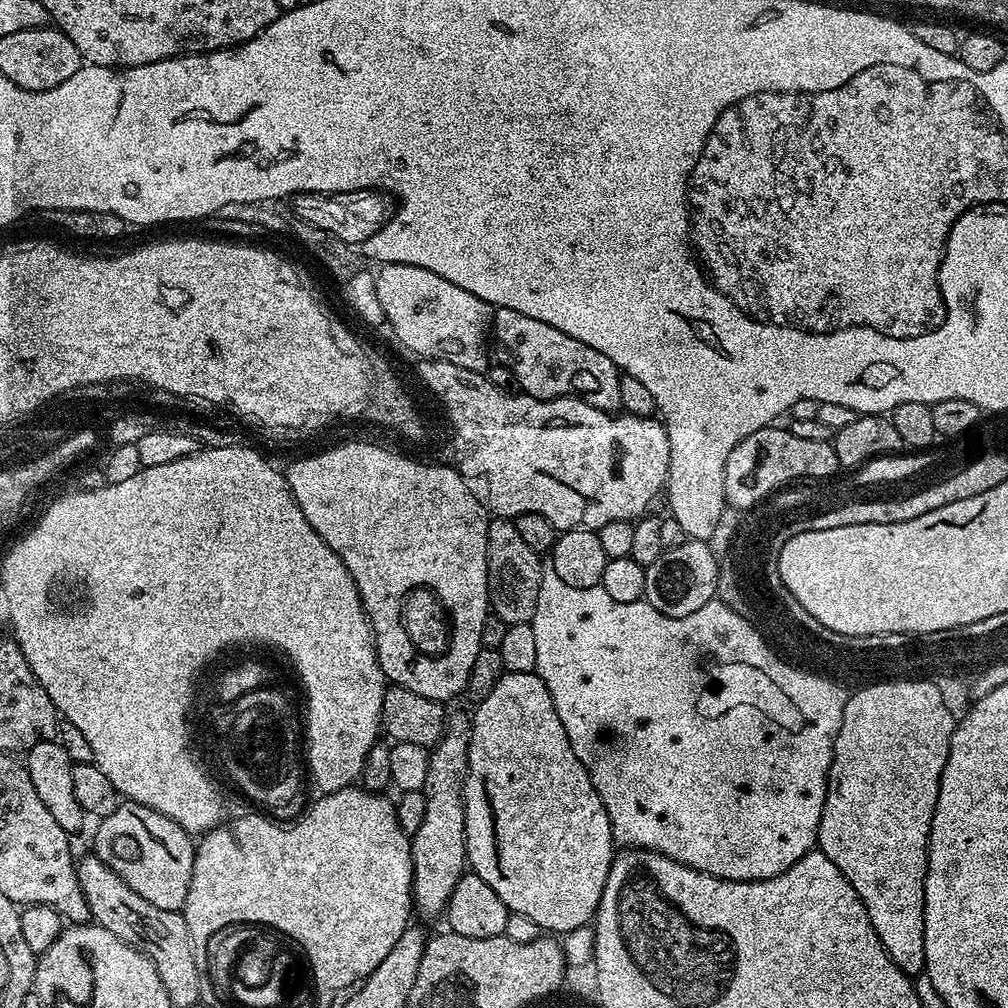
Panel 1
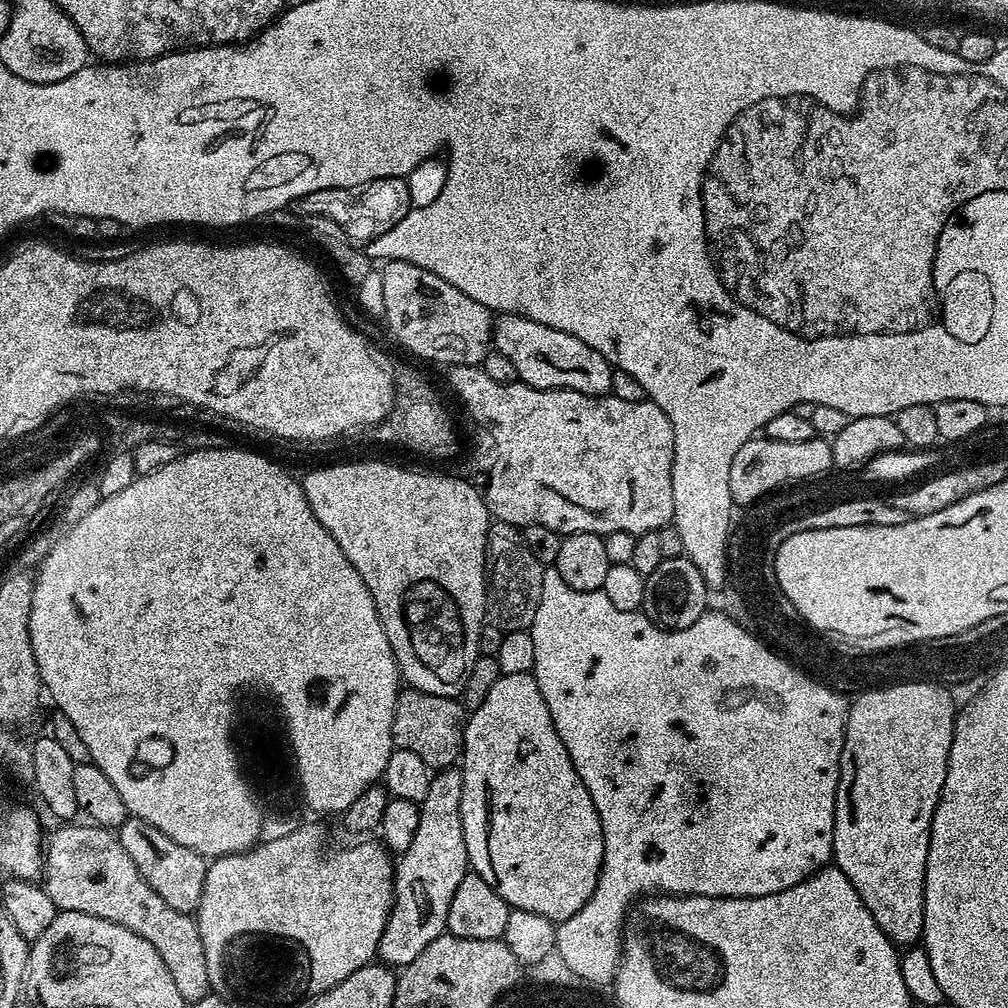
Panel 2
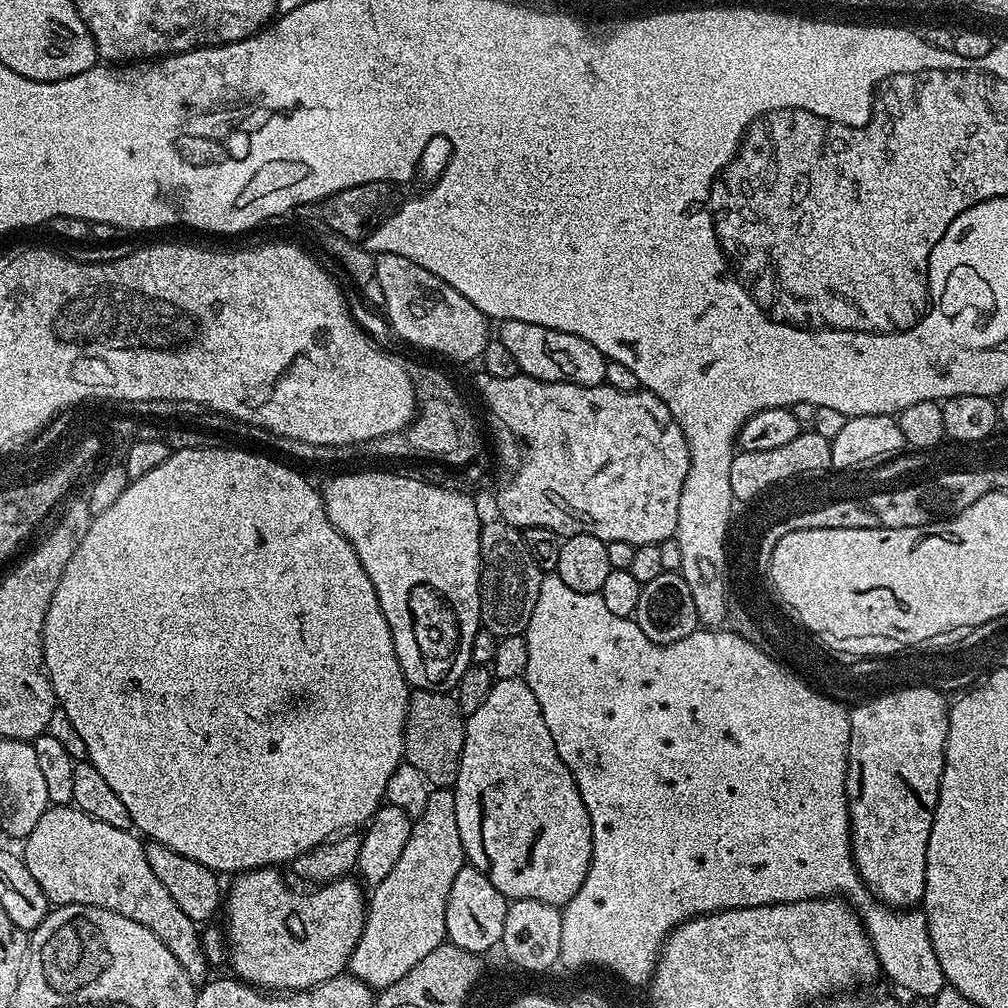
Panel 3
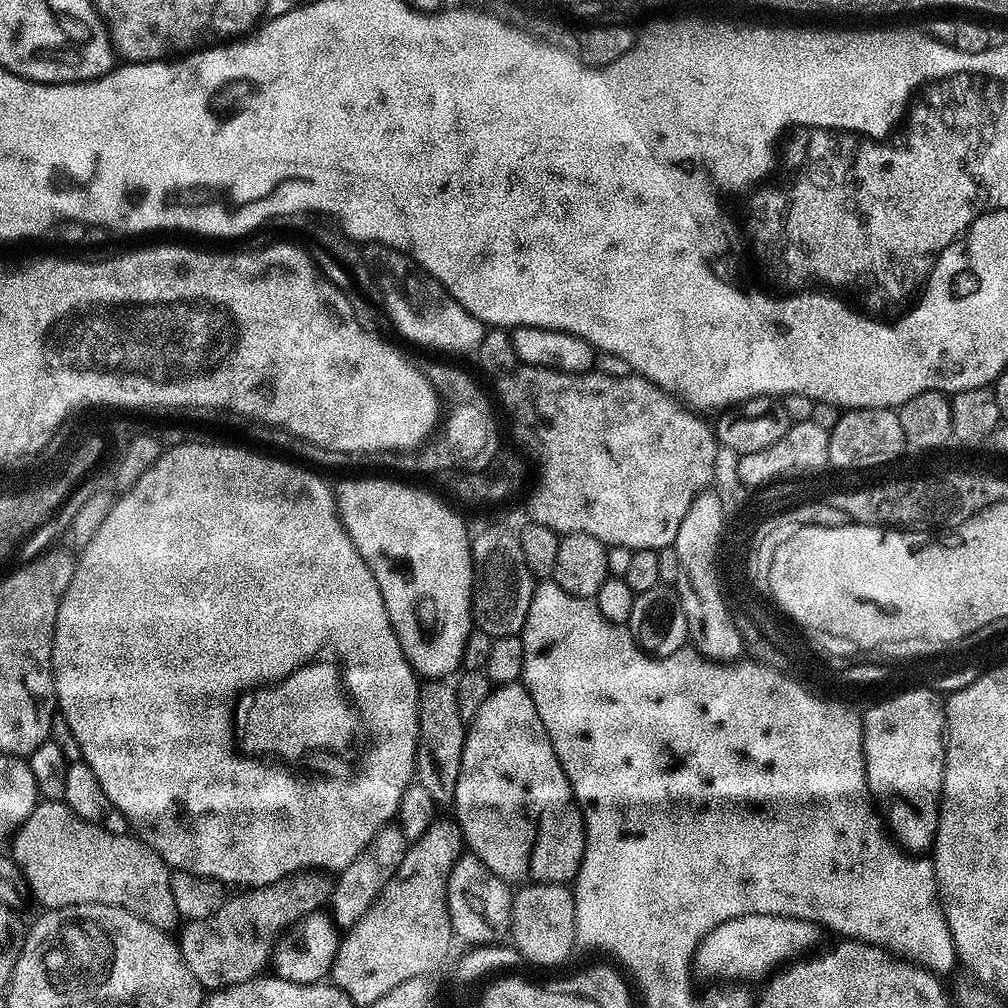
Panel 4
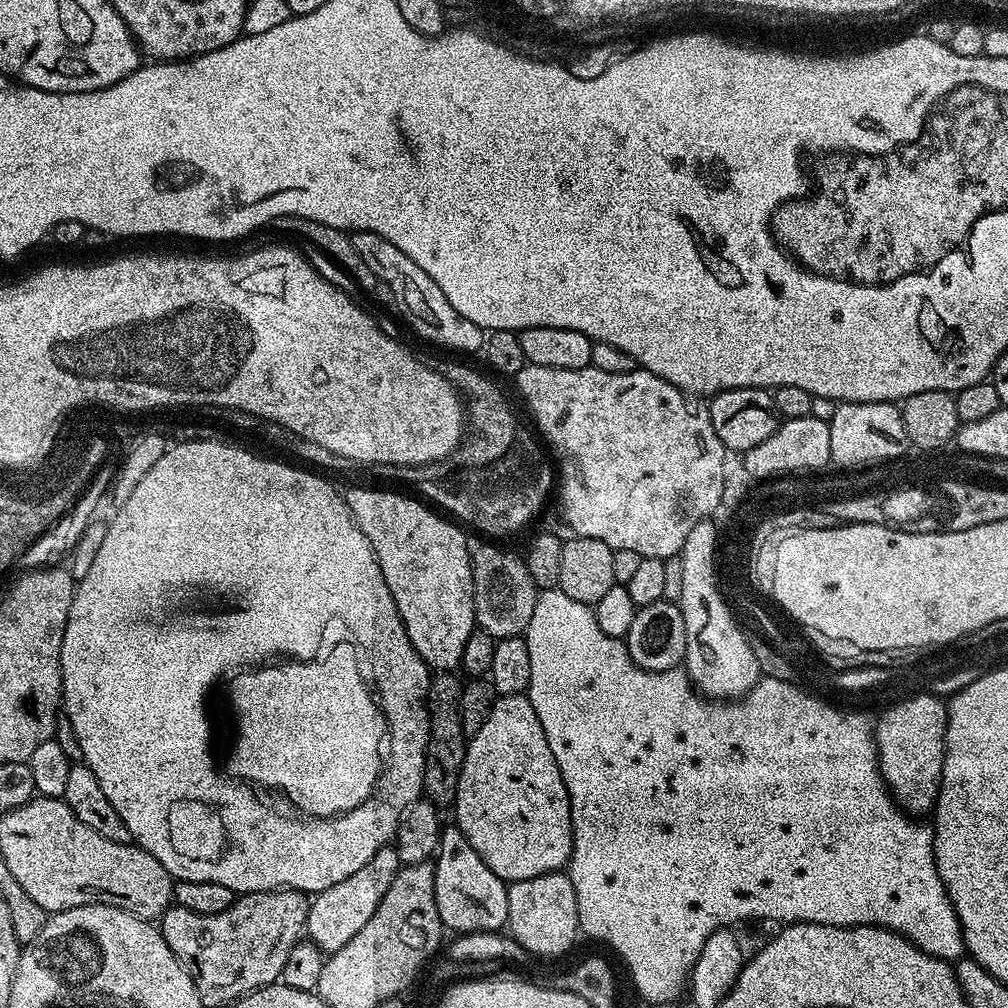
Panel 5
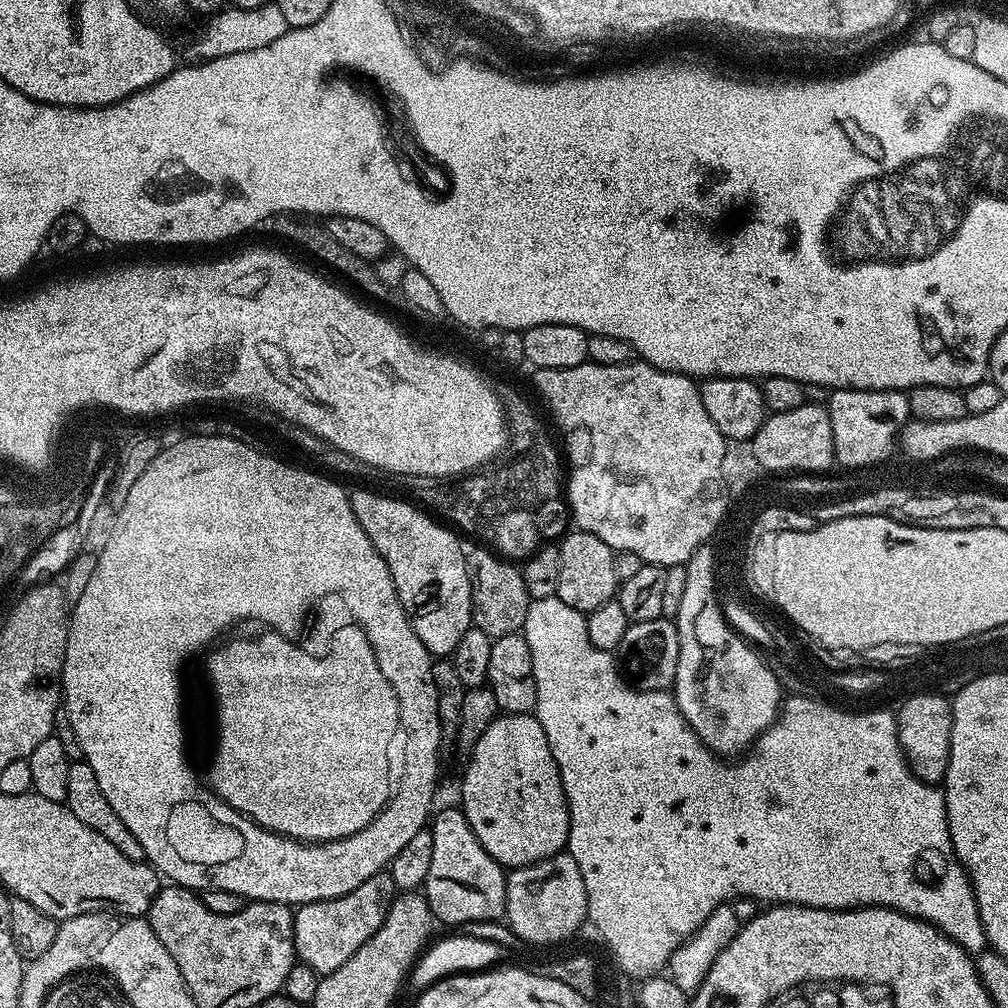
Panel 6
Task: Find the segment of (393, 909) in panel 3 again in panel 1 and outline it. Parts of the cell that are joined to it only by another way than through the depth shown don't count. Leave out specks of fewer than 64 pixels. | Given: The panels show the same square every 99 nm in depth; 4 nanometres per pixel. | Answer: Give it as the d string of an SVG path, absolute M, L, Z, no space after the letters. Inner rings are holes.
M449 715L444 737L428 753L430 770L426 770L423 794L426 814L422 826L411 833L412 842L412 902L415 911L424 916L443 913L448 899L466 872L468 851L464 841L466 814L464 813L464 787L468 777L468 738L470 720L465 716Z

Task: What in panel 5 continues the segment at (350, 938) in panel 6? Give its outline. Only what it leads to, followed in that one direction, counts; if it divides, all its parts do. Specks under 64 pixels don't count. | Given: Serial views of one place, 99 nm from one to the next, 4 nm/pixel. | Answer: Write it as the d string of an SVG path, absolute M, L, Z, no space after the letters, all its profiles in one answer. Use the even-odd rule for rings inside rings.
M395 847L380 848L378 854L374 854L366 866L350 874L350 878L315 893L308 905L307 939L325 954L342 950L342 946L346 946L346 942L370 922L374 910L378 910L378 902L386 898L386 890L390 890L390 882L394 882L401 867Z

